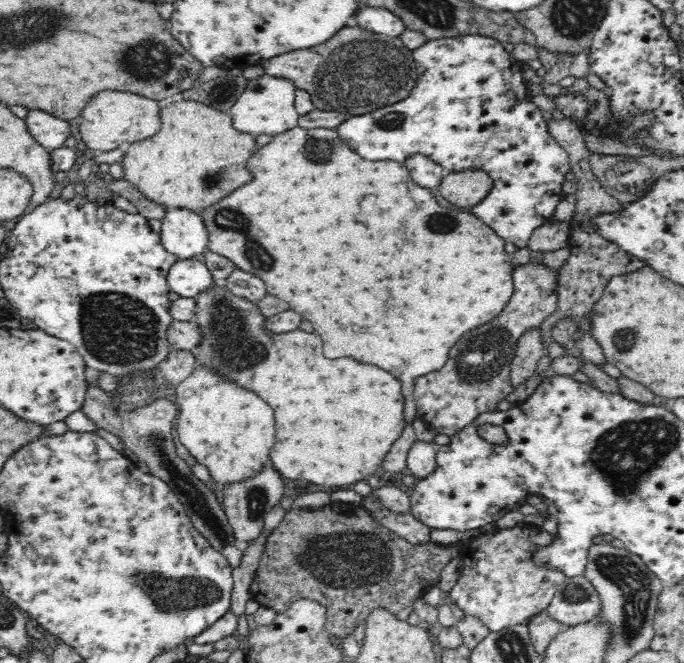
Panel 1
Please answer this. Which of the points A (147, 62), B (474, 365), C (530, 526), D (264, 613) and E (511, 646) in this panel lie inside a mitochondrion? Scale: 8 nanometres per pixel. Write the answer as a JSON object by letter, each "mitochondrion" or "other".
{"A":"mitochondrion","B":"mitochondrion","C":"other","D":"other","E":"mitochondrion"}

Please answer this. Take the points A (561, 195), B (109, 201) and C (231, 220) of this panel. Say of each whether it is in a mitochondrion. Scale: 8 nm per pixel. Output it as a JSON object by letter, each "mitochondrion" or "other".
{"A":"other","B":"other","C":"mitochondrion"}

